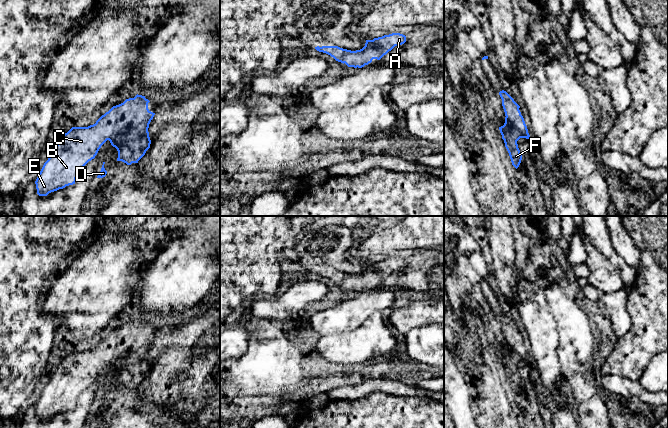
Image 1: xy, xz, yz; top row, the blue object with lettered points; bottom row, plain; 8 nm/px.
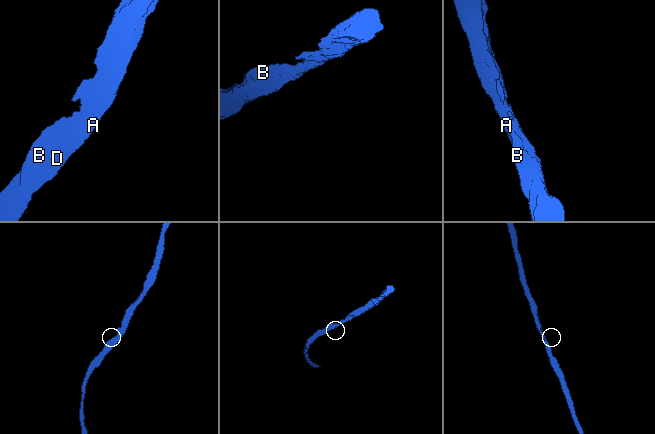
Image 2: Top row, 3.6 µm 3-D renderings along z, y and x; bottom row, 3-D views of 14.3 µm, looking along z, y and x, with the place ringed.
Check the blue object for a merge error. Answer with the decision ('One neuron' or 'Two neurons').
One neuron

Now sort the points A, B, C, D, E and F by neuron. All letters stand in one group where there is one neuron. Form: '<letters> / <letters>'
A B C D E F

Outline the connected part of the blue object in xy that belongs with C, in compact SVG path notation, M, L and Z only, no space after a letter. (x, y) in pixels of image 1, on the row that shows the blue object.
M137 94L113 106L95 124L72 127L44 163L35 181L37 194L47 196L75 184L79 171L95 158L107 140L118 151L117 161L138 163L151 144L148 128L155 113L148 109L149 102Z

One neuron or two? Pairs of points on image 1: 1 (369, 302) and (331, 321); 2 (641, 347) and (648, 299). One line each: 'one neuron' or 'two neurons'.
1: one neuron
2: one neuron

